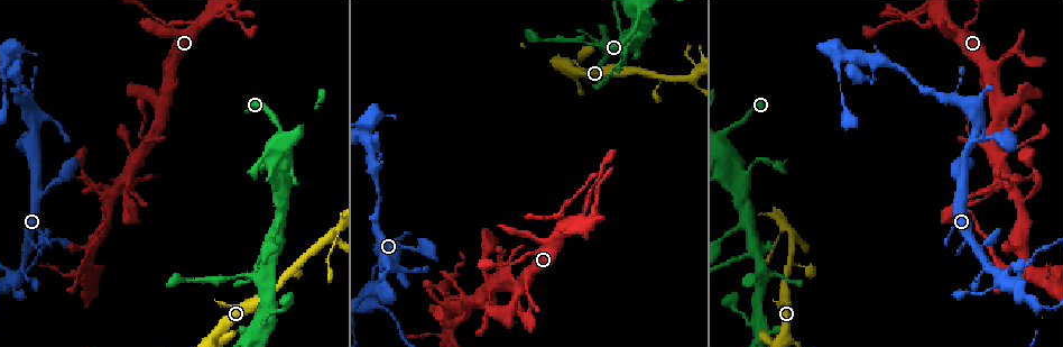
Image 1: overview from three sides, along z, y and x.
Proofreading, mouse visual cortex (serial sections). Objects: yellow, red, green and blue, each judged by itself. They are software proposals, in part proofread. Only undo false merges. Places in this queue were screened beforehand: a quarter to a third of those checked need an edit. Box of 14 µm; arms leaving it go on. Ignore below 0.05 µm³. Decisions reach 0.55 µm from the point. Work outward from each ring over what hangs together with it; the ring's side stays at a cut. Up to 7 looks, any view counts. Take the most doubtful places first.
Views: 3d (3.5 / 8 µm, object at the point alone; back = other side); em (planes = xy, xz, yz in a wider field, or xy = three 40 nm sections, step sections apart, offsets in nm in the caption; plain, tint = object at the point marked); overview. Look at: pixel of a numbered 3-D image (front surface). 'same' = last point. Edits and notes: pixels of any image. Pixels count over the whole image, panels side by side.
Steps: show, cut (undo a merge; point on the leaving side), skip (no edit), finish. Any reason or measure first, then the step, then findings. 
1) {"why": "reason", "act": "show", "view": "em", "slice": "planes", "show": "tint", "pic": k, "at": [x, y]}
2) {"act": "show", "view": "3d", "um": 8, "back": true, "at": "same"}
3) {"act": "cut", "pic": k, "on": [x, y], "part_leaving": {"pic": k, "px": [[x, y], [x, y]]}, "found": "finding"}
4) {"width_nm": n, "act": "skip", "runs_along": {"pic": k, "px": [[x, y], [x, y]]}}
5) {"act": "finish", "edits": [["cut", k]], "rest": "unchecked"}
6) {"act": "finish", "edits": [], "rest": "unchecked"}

{"why": "sudden change in width", "act": "show", "view": "3d", "um": 3.5, "pic": 1, "at": [386, 309]}

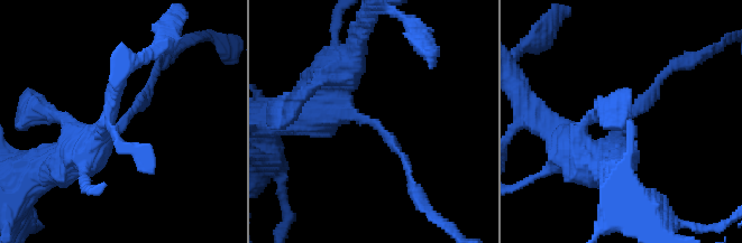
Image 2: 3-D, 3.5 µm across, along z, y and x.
{"arm_widths_nm": [150, 500], "act": "show", "view": "em", "slice": "planes", "show": "plain", "pic": 2, "at": [373, 123]}

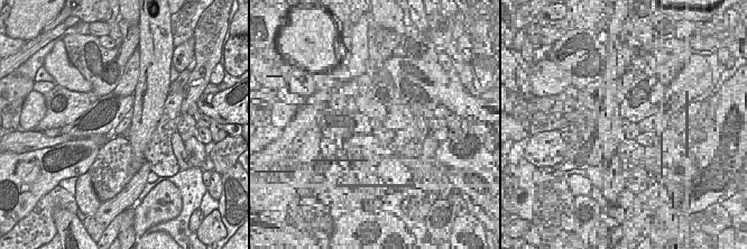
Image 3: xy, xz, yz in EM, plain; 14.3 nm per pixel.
{"why": "with the object marked", "act": "show", "view": "em", "slice": "planes", "show": "tint", "at": "same"}

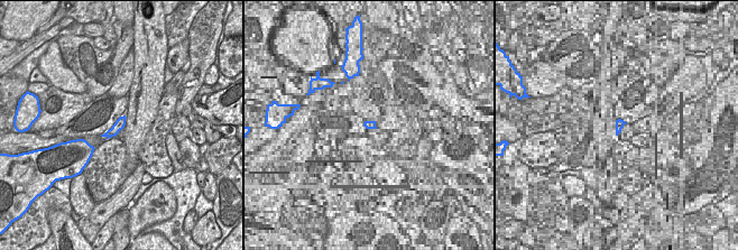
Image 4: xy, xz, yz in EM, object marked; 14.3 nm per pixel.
{"act": "skip", "runs_along": {"pic": 2, "px": [[582, 155], [604, 155], [667, 72]]}, "found": "continuous, no second cell"}

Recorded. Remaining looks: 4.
{"why": "four arms meet", "act": "show", "view": "em", "slice": "xy", "step": 3, "show": "tint", "pic": 1, "at": [781, 336]}

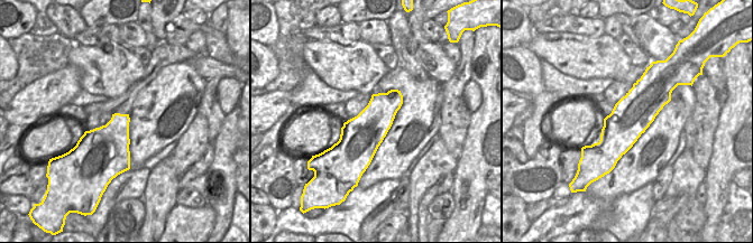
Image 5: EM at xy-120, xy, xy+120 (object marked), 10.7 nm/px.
{"why": "wider look", "act": "show", "view": "3d", "um": 3.5, "back": true, "at": "same"}

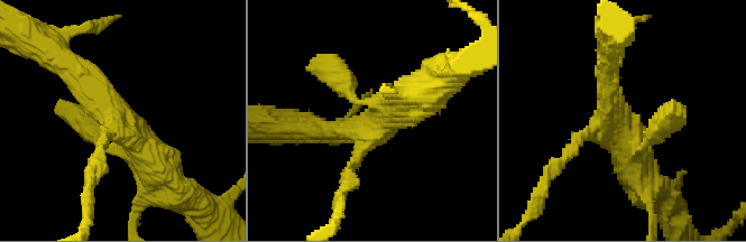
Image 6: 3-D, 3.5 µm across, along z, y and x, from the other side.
{"arm_widths_nm": [150, 200, 300, 500], "act": "skip", "runs_along": {"pic": 6, "px": [[606, 67], [635, 147], [657, 129]]}, "found": "all the same cell"}

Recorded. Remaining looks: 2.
{"why": "two arms in line, one across", "act": "show", "view": "3d", "um": 3.5, "pic": 1, "at": [254, 277]}

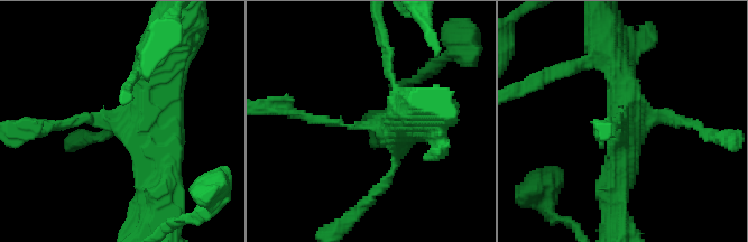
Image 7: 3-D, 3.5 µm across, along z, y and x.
{"act": "show", "view": "em", "slice": "planes", "show": "tint", "pic": 7, "at": [377, 127]}

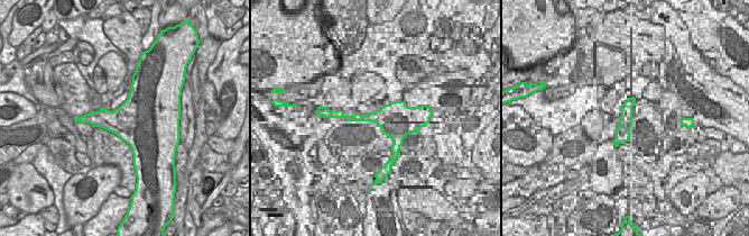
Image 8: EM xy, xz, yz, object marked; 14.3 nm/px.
{"act": "skip", "found": "all the same cell"}

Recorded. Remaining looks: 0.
{"act": "finish", "edits": [], "rest": "unchecked"}

